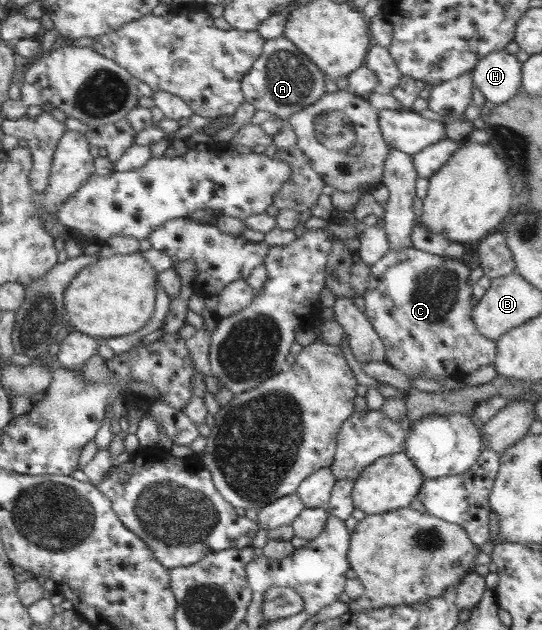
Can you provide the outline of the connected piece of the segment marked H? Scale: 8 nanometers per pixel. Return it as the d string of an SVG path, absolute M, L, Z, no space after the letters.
M505 50L488 53L472 69L472 85L493 104L507 102L521 87L521 62Z

